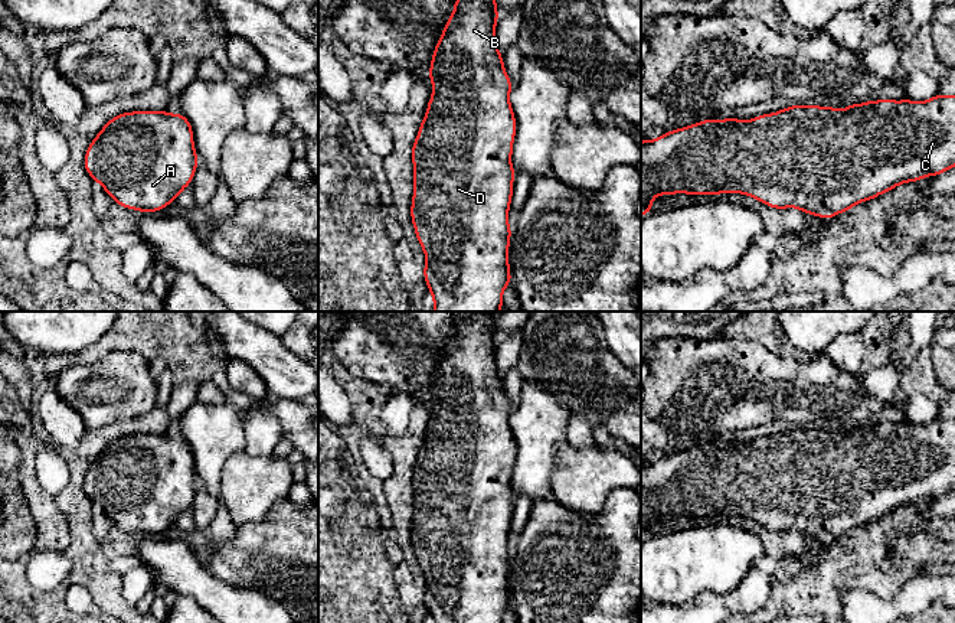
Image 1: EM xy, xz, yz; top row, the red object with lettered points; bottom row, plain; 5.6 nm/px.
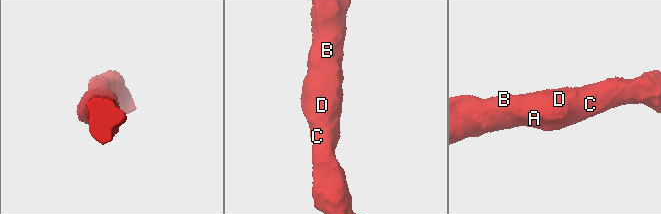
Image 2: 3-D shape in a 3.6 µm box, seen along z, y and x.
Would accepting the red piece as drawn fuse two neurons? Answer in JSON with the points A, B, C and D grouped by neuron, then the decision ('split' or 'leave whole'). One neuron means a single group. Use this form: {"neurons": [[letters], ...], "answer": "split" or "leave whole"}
{"neurons": [["A", "B", "C", "D"]], "answer": "leave whole"}

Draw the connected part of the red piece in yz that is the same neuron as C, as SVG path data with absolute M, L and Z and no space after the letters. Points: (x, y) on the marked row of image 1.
M936 94L933 98L920 102L910 100L877 100L863 104L850 104L844 110L835 110L828 105L815 107L795 104L794 107L786 107L774 114L763 114L752 120L739 121L730 115L727 115L725 121L717 121L714 118L704 120L689 127L664 133L655 140L641 141L641 216L653 211L651 202L658 195L689 193L690 196L712 196L719 193L742 193L753 196L769 208L797 208L801 209L802 213L831 219L833 216L851 209L854 205L871 200L902 183L919 182L928 176L938 176L952 167L955 167L955 95Z

